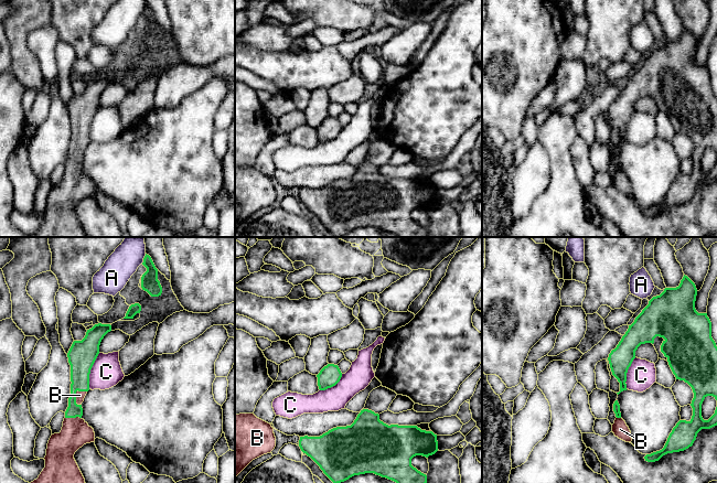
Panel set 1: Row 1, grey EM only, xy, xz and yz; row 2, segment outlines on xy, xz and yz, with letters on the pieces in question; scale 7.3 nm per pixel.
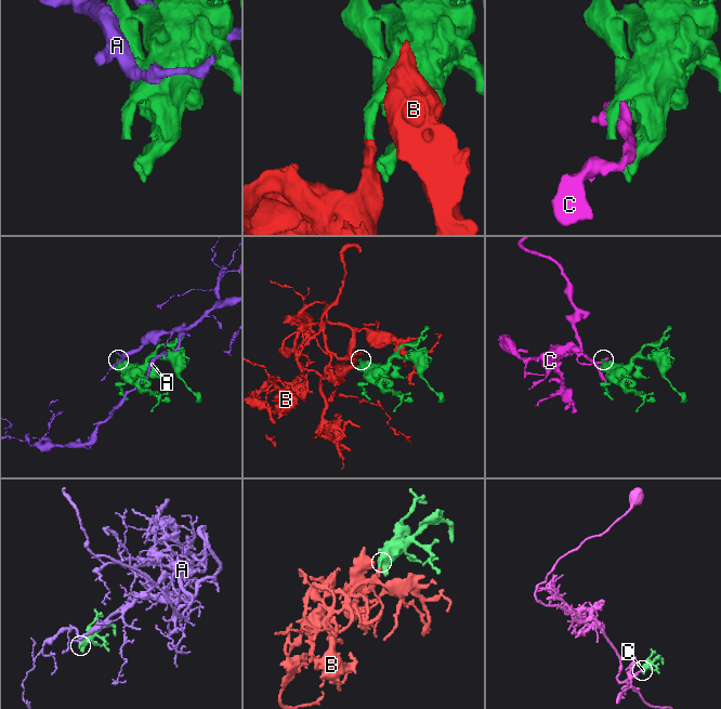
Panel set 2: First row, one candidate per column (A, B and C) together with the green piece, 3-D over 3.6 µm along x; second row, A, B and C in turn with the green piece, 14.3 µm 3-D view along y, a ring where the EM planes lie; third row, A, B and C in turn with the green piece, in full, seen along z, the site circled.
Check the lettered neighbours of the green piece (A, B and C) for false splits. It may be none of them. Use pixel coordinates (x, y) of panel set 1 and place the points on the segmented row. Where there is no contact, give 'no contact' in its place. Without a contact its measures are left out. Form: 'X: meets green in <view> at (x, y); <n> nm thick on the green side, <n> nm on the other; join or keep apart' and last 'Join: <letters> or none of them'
A: meets green in xy at (143, 259); 130 nm thick on the green side, 220 nm on the other; keep apart
B: meets green in xy at (75, 394); 170 nm thick on the green side, 60 nm on the other; join
C: meets green in xy at (89, 371); 200 nm thick on the green side, 220 nm on the other; keep apart
Join: B

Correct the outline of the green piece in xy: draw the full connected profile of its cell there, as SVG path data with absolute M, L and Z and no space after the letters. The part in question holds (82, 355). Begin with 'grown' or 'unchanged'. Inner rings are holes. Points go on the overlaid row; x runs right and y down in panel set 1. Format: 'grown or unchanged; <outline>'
grown; M98 323L87 330L82 341L73 342L67 353L72 384L63 427L60 433L51 436L45 468L31 483L85 483L74 454L84 444L95 441L95 432L82 418L82 402L89 390L89 374L99 354L100 342L110 331L110 324Z

